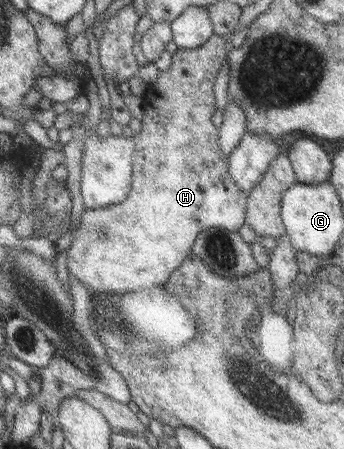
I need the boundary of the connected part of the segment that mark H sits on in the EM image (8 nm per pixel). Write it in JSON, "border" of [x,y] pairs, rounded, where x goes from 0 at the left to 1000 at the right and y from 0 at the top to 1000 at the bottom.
{"border":[[[640,78],[558,111],[520,107],[500,122],[491,154],[471,158],[448,185],[448,200],[471,223],[413,229],[424,258],[419,285],[387,303],[395,316],[392,392],[369,445],[311,463],[250,463],[198,557],[198,608],[238,628],[262,653],[360,655],[477,635],[561,568],[570,535],[593,512],[637,506],[692,519],[718,499],[724,432],[677,405],[663,381],[663,352],[640,327],[634,285],[616,272],[628,249],[622,185],[657,127],[666,127],[657,85]]]}

